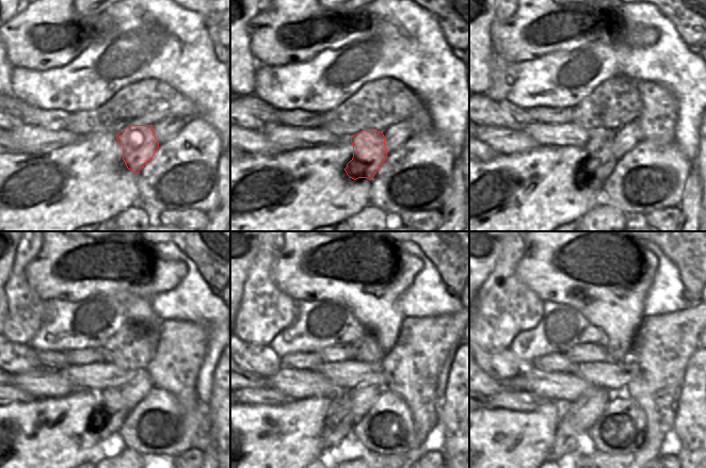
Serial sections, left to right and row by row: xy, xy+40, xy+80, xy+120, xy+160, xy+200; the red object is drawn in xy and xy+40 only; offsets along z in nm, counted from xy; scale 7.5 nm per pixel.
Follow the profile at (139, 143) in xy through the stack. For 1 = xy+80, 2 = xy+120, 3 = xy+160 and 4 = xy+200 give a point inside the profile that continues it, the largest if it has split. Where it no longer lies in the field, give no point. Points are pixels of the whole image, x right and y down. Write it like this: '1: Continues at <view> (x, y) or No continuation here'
1: Continues at xy+80 (600, 162)
2: Continues at xy+120 (107, 418)
3: Continues at xy+160 (339, 422)
4: Continues at xy+200 (565, 441)

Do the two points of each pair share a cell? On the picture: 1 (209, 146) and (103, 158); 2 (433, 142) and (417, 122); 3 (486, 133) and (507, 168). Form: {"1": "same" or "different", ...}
{"1": "different", "2": "different", "3": "different"}

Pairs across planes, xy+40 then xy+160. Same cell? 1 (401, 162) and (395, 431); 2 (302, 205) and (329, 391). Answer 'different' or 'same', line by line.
1: same
2: different

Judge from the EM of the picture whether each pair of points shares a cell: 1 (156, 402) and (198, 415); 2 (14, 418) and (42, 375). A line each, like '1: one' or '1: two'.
1: one
2: two

